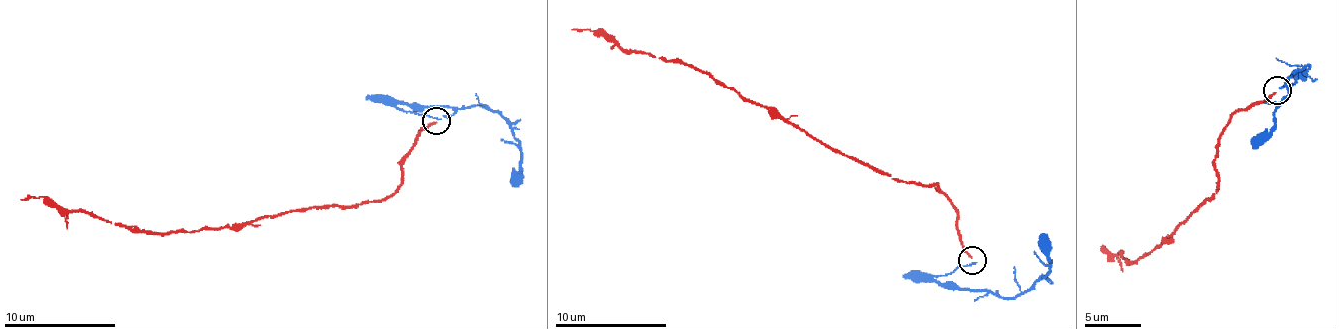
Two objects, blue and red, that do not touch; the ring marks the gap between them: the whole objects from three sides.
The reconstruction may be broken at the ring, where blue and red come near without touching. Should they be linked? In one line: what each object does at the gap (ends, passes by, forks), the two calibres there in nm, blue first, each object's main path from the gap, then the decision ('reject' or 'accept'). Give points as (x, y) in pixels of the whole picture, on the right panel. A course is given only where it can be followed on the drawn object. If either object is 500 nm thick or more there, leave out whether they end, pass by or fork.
blue ends; red ends; calibres 100 and 140 nm; course blue (1279, 89), (1306, 71), (1307, 64), (1286, 82), (1289, 95), (1279, 105), (1274, 127), (1252, 148); course red (1276, 92), (1231, 117), (1218, 141), (1214, 198), (1137, 259), (1127, 261), (1102, 246), (1105, 252); reject

